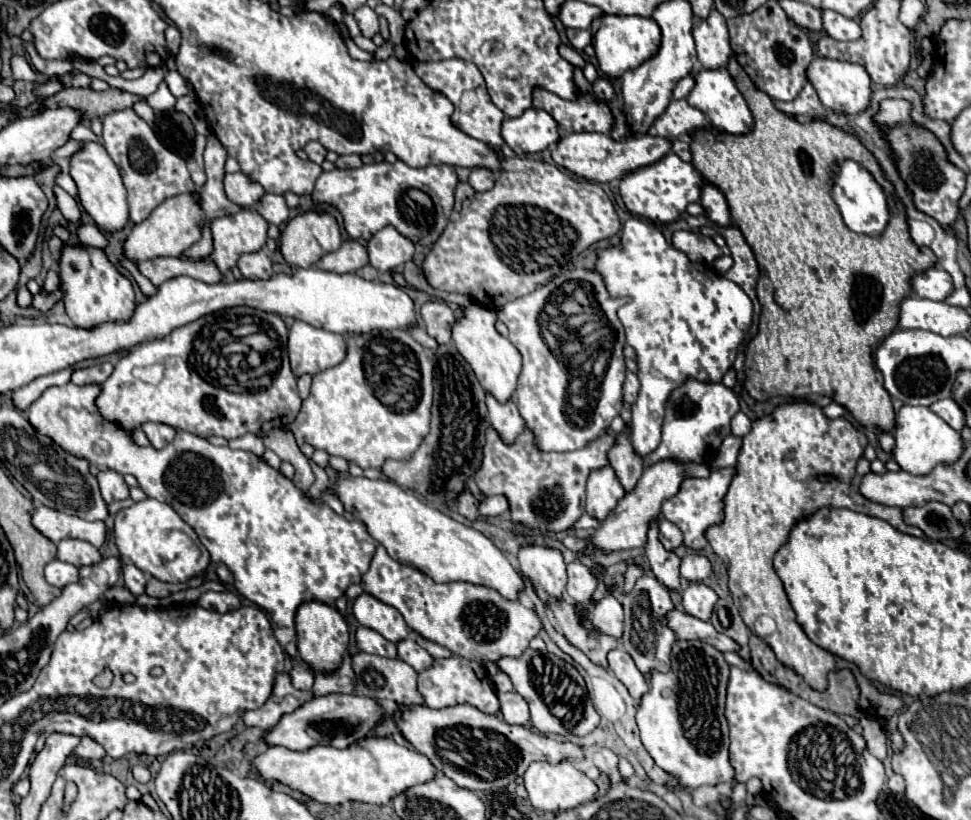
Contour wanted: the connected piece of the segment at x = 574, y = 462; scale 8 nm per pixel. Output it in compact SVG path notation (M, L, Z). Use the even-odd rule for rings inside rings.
M487 426L485 438L483 466L475 474L479 490L485 496L505 494L511 504L511 520L529 528L539 528L541 532L565 532L581 514L585 514L585 482L589 472L609 464L607 452L611 450L611 444L615 444L615 436L603 434L577 452L541 454L535 448L529 430L525 430L511 446L503 444L491 426Z

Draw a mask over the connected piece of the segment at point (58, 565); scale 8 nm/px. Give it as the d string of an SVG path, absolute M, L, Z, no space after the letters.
M55 558L55 560L47 562L47 566L45 566L45 580L51 586L65 588L67 584L73 584L75 580L79 580L79 572L77 572L77 566Z

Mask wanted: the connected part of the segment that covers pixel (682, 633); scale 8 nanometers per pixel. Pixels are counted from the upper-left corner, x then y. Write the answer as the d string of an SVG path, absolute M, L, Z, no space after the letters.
M675 608L671 612L667 612L667 626L675 632L677 640L699 640L699 642L711 644L713 648L717 648L721 652L739 650L739 646L731 638L715 632L715 628L709 622L695 620L693 616L687 616L685 612L679 612Z

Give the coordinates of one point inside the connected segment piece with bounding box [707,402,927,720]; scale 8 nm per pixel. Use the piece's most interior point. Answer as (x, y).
(777, 483)

